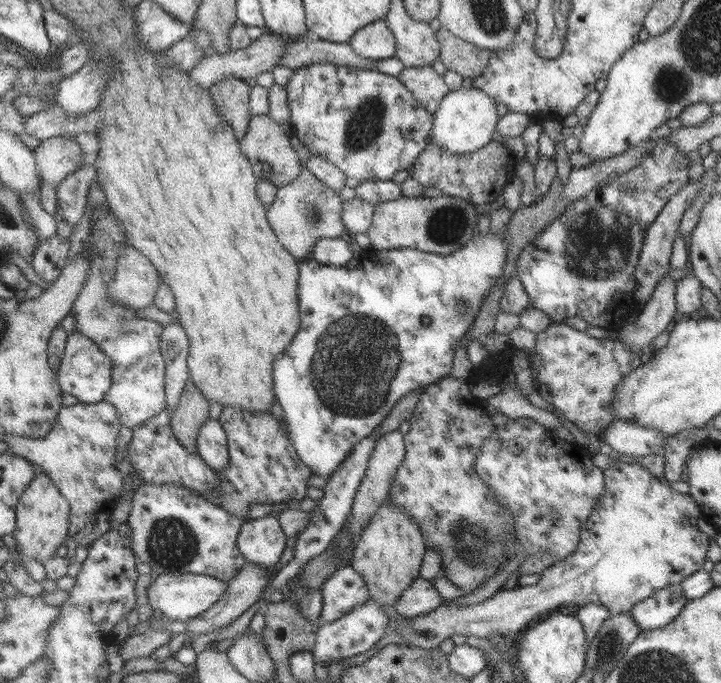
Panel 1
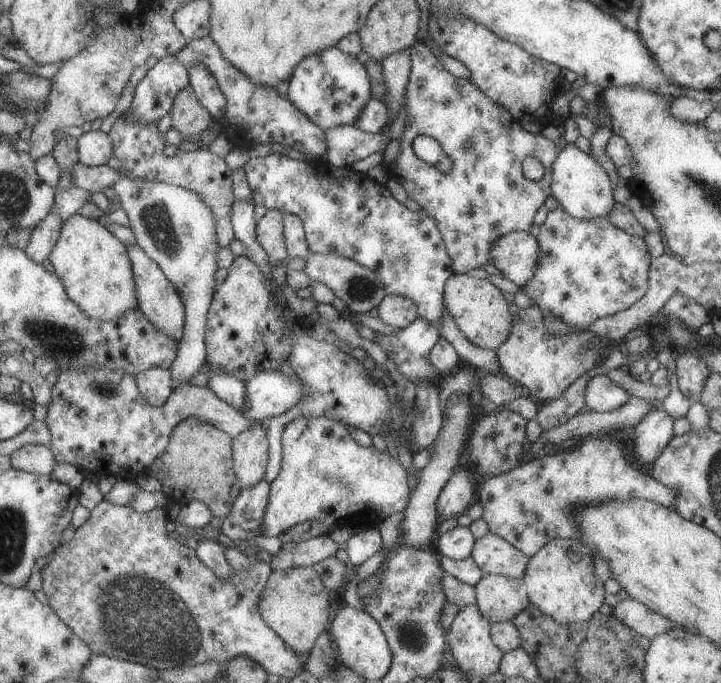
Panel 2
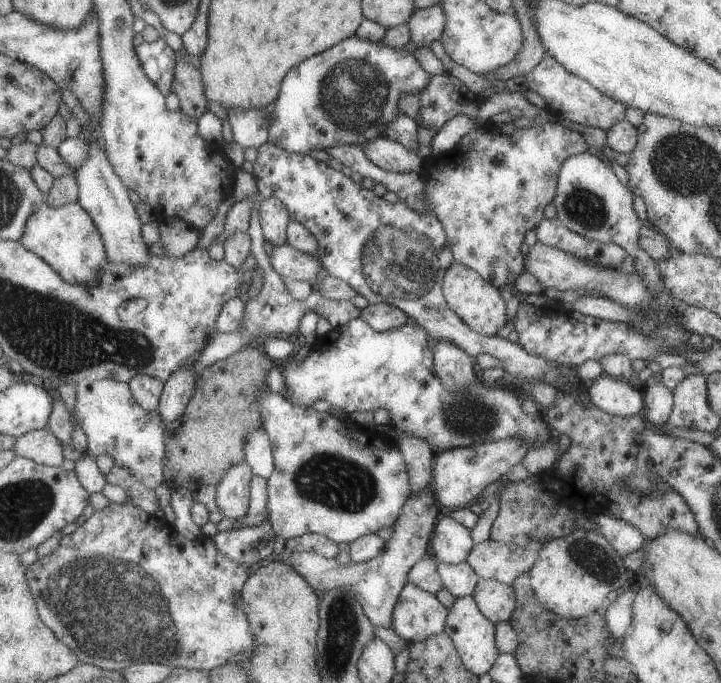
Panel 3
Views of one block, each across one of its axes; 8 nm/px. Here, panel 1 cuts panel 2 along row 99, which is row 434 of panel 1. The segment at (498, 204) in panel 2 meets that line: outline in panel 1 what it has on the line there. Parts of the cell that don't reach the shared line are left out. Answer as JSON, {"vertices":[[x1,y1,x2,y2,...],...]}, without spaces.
{"vertices":[[443,377,435,384,424,387,409,417,409,430,403,435,404,458,395,473,388,499,420,528,426,548,435,548,441,557,443,575,464,594,479,587,488,576,506,564,502,554,512,546,513,523,506,511,496,502,492,492,472,470,473,461,481,443,495,429,491,415,483,410,473,411,479,403,468,397,458,398,459,385,466,380]]}

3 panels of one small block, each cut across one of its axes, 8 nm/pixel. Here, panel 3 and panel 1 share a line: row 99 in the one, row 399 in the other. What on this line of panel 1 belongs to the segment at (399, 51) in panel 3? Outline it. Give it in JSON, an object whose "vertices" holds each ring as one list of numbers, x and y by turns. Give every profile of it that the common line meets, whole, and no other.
{"vertices":[[488,231,485,235,476,234,472,236,461,248,445,255,436,255,432,252,421,252,413,248,395,248,389,250,374,250,373,248,363,249,355,268,347,270,345,267,327,266,311,258,298,261,297,280,297,301,299,301,299,329,281,354,275,356,271,362,271,372,273,379,273,393,283,410,285,422,287,422,287,434,293,444,293,448,299,456,299,460,311,472,311,475,327,480,337,471,337,468,345,460,345,456,351,452,354,444,361,441,361,438,369,436,383,417,391,410,391,407,400,396,409,394,411,390,437,383,443,377,447,377,453,362,455,346,467,333,473,319,481,311,481,303,487,297,489,289,495,285,495,281,502,274,502,266,507,257,507,246,505,246,505,232,503,238,499,238,497,233]]}

